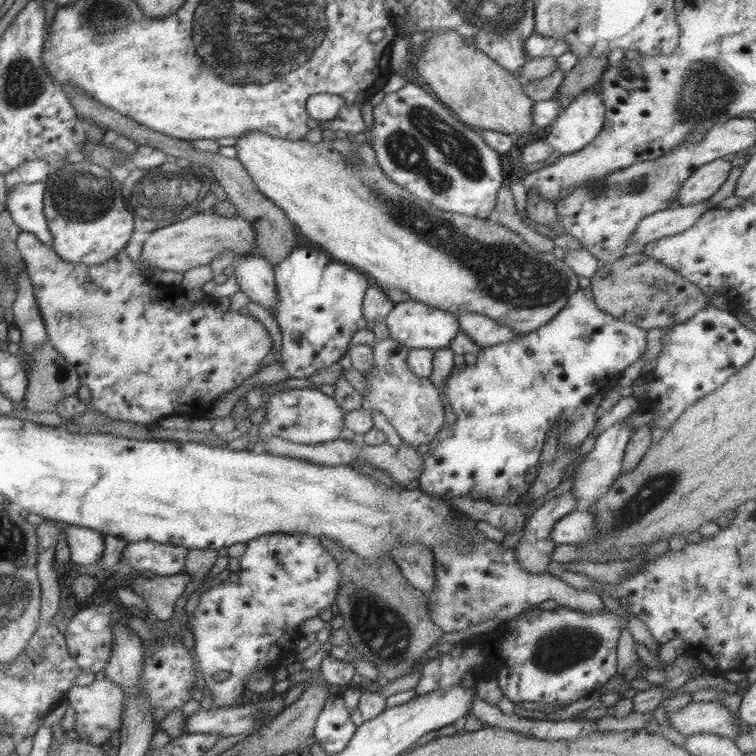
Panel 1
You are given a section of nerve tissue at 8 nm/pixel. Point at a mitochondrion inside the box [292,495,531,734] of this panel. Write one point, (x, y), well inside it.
(385, 634)

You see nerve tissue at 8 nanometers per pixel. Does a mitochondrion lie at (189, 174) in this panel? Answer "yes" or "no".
yes

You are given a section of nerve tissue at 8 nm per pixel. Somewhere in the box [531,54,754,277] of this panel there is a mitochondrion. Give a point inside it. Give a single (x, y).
(706, 90)

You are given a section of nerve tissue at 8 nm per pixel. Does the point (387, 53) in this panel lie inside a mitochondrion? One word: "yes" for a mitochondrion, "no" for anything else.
no

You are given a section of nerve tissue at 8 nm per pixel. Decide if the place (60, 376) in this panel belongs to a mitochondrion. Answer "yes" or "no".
yes

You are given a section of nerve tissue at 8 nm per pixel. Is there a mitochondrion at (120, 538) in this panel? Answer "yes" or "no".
no

